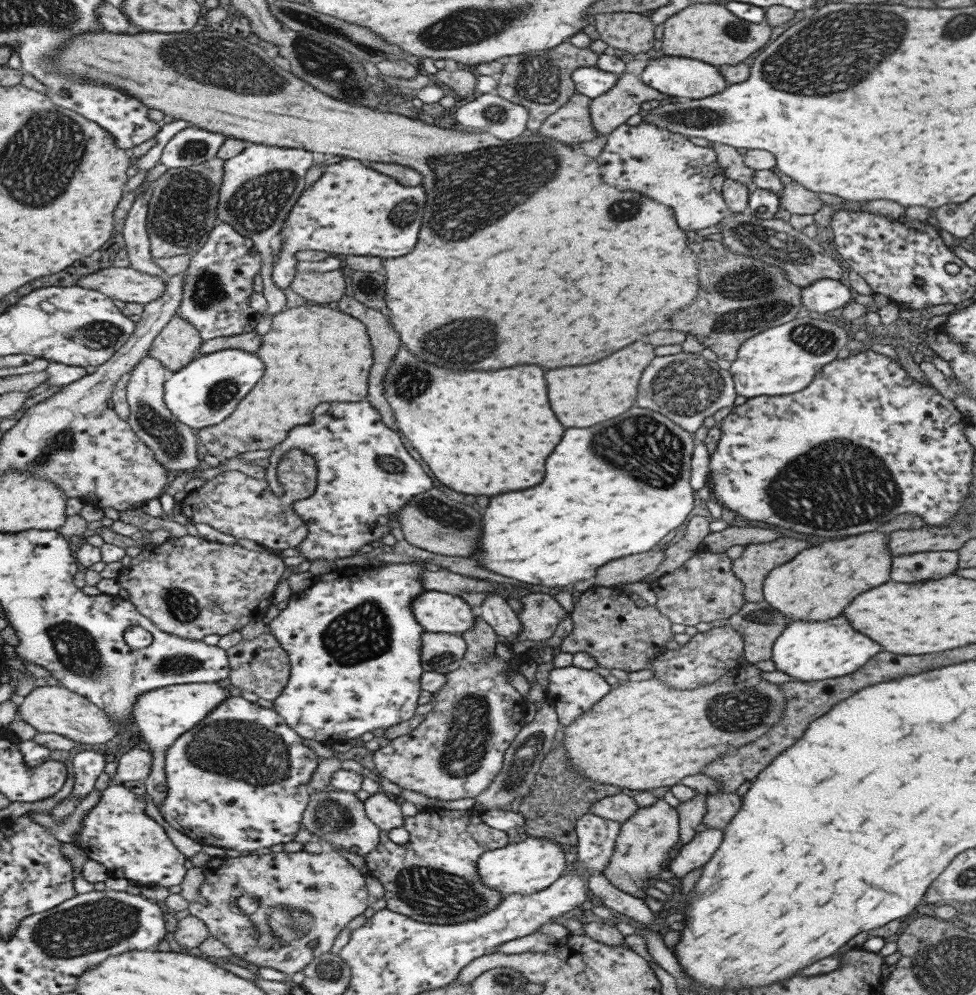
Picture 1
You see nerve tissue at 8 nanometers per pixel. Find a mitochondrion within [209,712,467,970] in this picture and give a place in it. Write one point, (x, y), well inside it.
(331, 816)

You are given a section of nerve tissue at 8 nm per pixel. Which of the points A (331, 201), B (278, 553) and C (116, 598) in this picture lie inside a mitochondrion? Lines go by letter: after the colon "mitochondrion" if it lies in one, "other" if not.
A: other
B: other
C: other

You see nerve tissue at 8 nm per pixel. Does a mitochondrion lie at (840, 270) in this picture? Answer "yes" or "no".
no

